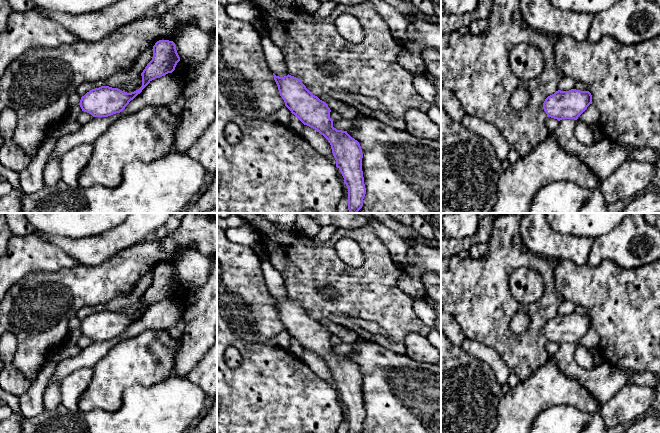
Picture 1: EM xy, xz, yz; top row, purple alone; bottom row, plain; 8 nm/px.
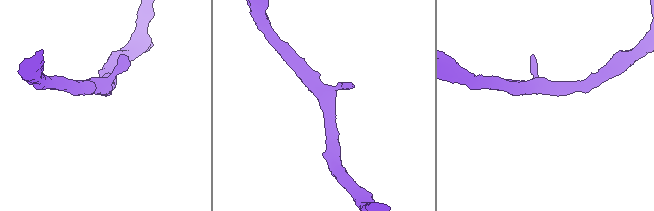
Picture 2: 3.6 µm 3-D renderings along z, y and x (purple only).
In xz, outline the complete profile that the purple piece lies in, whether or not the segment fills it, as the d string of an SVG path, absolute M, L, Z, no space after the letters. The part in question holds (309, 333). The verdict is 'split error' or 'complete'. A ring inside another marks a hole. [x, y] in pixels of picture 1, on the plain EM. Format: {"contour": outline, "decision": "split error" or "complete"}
{"contour": "M289 298L284 301L273 299L285 330L304 349L315 353L330 367L336 391L348 411L348 433L361 433L366 412L362 395L363 377L359 366L347 355L333 351L328 329L313 319L300 303Z", "decision": "complete"}

